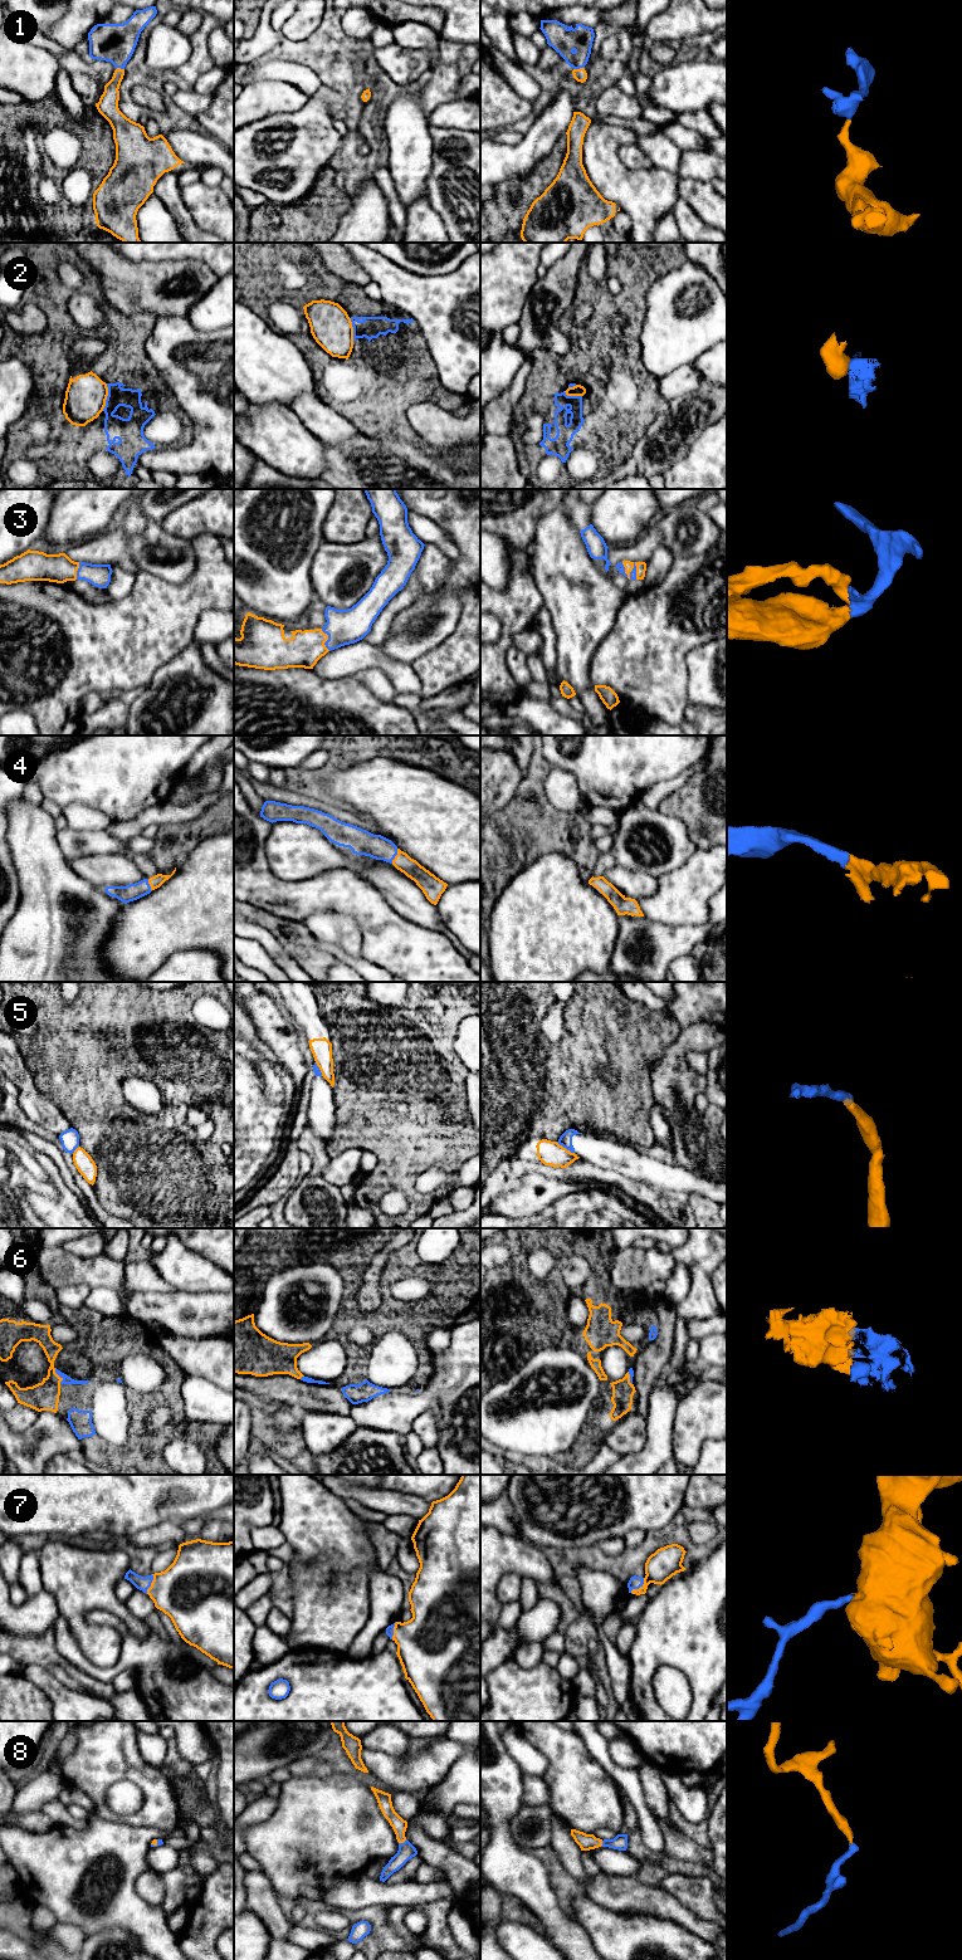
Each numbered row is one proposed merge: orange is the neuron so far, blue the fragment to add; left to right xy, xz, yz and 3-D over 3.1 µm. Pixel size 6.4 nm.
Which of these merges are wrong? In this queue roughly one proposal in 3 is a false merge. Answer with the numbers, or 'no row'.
2, 5

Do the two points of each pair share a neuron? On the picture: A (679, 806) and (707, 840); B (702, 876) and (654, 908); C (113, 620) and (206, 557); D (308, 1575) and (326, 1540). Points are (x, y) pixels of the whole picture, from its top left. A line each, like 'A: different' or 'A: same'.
A: same
B: same
C: same
D: same

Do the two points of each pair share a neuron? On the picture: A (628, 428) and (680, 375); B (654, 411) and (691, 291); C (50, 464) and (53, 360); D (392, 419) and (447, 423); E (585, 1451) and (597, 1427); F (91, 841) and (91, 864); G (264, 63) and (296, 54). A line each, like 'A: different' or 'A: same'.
A: different
B: different
C: same
D: different
E: same
F: different
G: different

